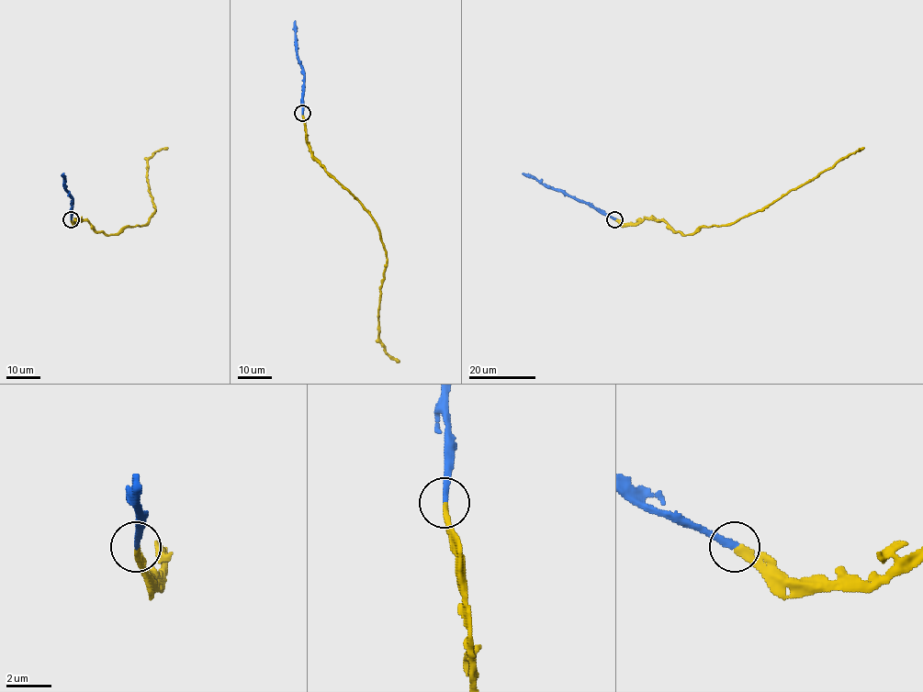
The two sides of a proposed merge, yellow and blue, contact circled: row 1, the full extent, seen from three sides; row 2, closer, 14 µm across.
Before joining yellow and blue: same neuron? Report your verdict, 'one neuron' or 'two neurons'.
one neuron

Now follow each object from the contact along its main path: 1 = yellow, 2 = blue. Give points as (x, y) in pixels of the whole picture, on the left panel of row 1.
1: (71, 218), (73, 224), (76, 218), (87, 220), (106, 235), (144, 226), (155, 210), (147, 161), (167, 148)
2: (71, 218), (73, 198), (65, 190), (63, 172)

